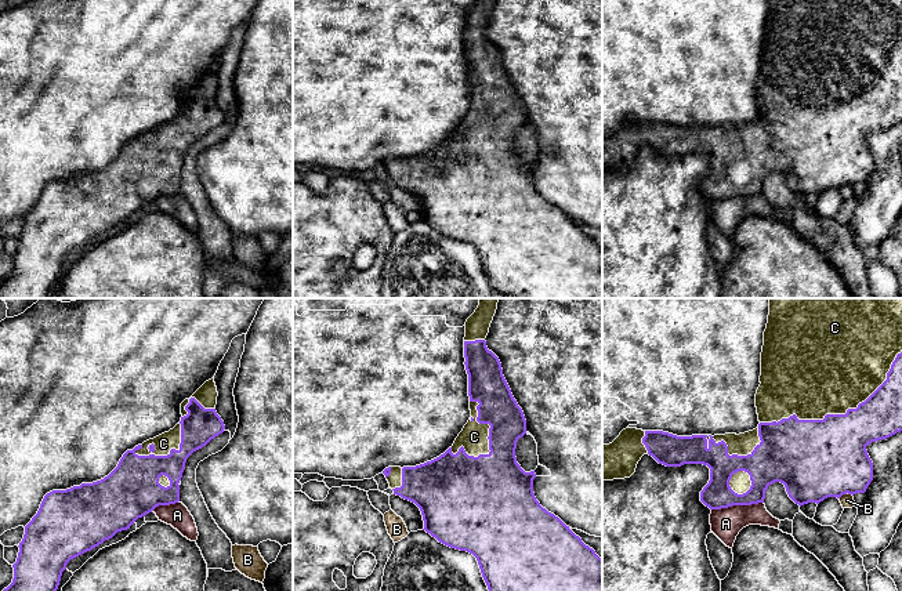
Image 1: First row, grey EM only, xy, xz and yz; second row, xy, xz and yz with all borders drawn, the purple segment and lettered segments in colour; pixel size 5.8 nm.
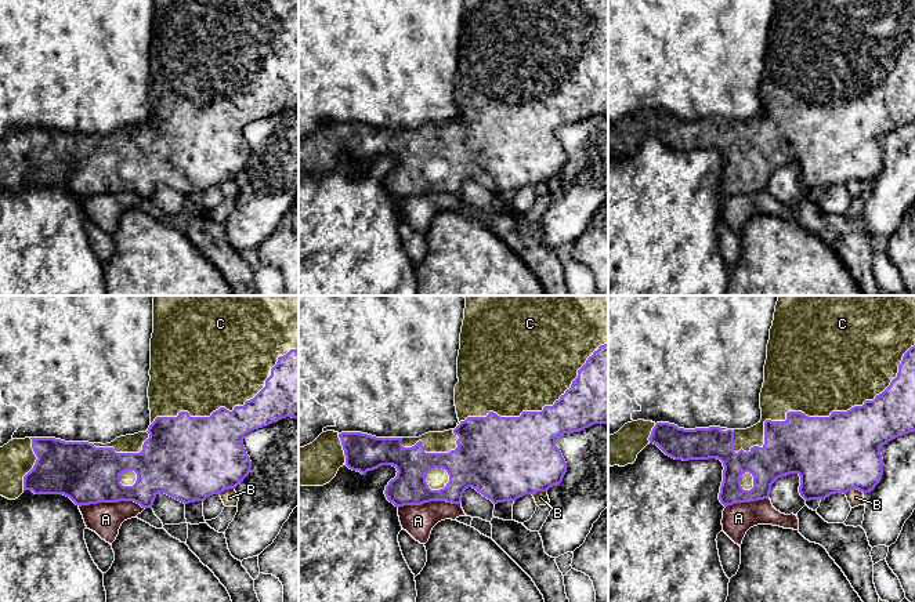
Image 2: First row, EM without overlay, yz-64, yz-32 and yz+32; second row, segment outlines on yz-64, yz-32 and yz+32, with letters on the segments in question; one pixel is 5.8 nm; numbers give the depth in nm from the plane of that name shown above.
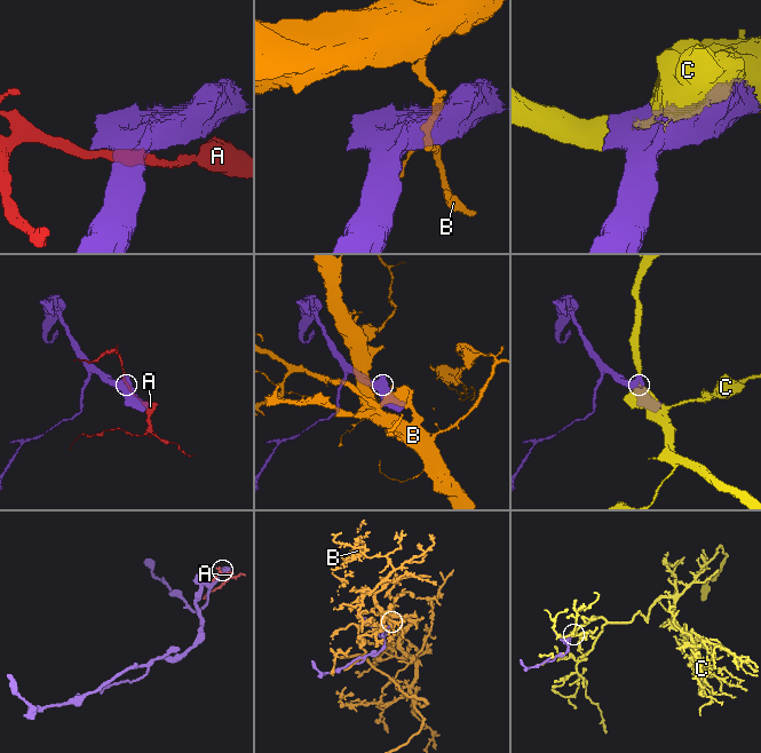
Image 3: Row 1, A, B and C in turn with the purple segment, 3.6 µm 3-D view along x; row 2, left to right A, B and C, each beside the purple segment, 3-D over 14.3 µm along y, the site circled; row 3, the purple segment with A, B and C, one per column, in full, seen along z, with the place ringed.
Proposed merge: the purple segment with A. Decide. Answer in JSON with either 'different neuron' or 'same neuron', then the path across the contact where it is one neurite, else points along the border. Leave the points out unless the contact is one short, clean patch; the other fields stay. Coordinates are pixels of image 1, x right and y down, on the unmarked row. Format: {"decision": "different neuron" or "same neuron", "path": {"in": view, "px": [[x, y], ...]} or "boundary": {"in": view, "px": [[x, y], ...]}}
{"decision": "different neuron"}

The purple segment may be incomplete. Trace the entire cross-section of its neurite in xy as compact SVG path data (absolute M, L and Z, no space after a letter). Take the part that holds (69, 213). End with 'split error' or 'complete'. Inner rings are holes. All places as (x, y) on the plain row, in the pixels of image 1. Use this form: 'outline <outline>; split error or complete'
outline M211 69L181 94L182 108L173 120L127 141L108 167L47 184L37 204L25 217L18 249L12 255L14 269L0 284L0 298L48 298L70 250L91 242L117 222L130 220L138 209L156 197L178 193L186 149L225 120L215 102L217 87Z; split error

